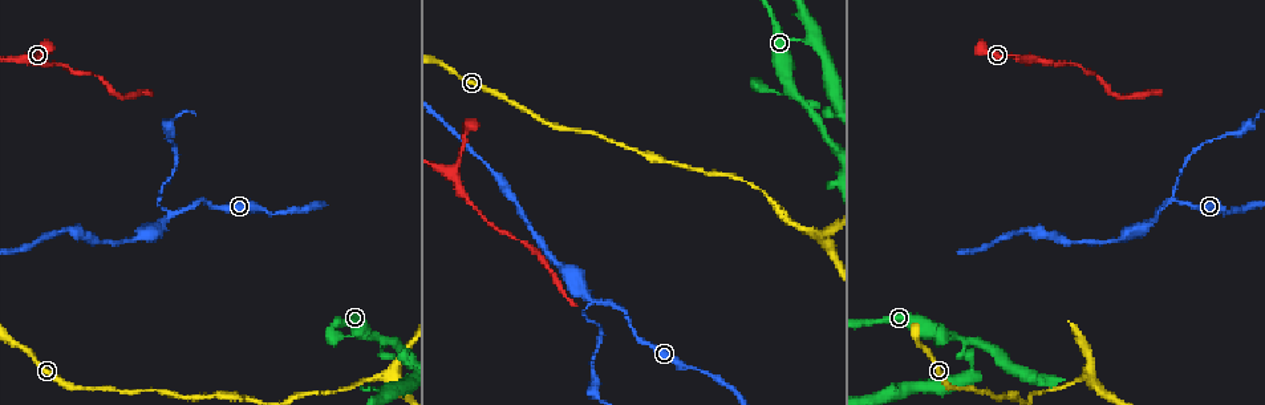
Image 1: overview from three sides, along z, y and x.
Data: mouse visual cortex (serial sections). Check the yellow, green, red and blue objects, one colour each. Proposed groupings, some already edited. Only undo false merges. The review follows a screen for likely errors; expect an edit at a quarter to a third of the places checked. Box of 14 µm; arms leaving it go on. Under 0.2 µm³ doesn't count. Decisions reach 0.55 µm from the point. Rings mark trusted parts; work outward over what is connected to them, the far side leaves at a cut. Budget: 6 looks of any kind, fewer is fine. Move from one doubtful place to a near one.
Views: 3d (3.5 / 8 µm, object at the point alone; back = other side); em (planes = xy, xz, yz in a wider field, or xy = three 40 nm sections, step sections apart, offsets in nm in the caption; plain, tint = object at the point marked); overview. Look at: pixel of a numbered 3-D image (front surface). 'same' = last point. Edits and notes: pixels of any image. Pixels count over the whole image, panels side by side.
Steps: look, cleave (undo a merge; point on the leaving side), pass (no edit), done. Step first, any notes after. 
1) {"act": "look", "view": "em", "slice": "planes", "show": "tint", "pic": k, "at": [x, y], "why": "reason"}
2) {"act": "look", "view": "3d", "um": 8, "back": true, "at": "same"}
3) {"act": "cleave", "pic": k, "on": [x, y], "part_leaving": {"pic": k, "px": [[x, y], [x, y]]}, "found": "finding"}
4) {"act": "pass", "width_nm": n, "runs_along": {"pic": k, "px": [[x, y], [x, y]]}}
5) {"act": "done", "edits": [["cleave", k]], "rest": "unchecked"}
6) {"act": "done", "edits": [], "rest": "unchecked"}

{"act": "look", "view": "3d", "um": 3.5, "pic": 1, "at": [1028, 58], "why": "calibre changes"}

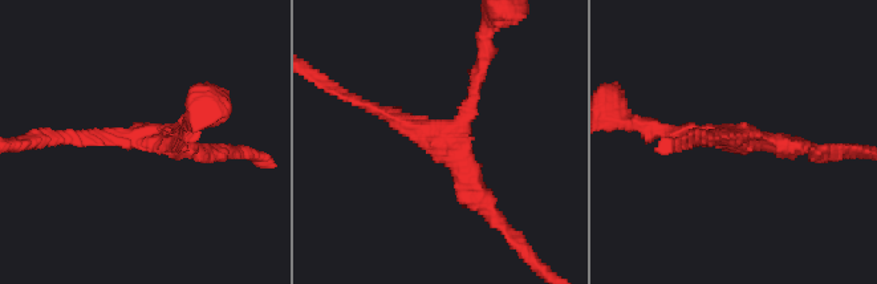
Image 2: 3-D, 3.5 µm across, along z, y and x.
{"act": "look", "view": "em", "slice": "xy", "step": 5, "show": "tint", "pic": 2, "at": [737, 136]}

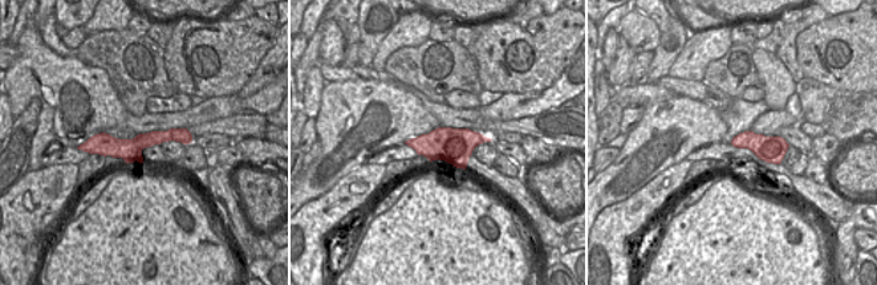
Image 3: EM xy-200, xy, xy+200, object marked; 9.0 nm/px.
{"act": "pass", "width_nm": 320, "runs_along": {"pic": 3, "px": [[189, 138], [88, 149]]}, "found": "one cell here"}

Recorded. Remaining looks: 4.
{"act": "look", "view": "3d", "um": 3.5, "pic": 1, "at": [173, 213], "why": "a fork"}

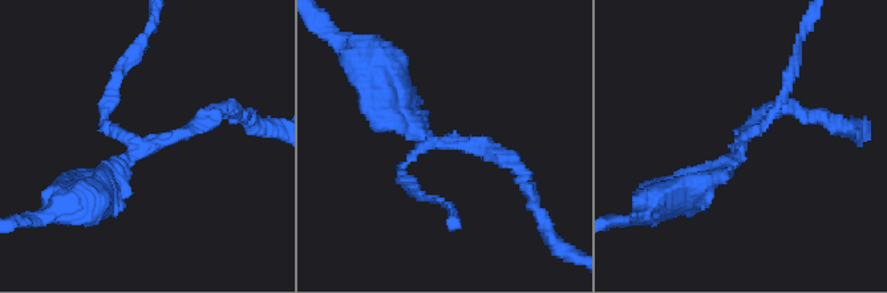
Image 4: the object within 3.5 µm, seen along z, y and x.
{"act": "cleave", "pic": 4, "on": [104, 114], "arm_widths_nm": [150, 150, 250], "found": "a second cell is stuck on"}

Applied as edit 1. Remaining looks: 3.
{"act": "look", "view": "3d", "um": 8, "pic": 1, "at": [381, 342], "why": "branch point"}

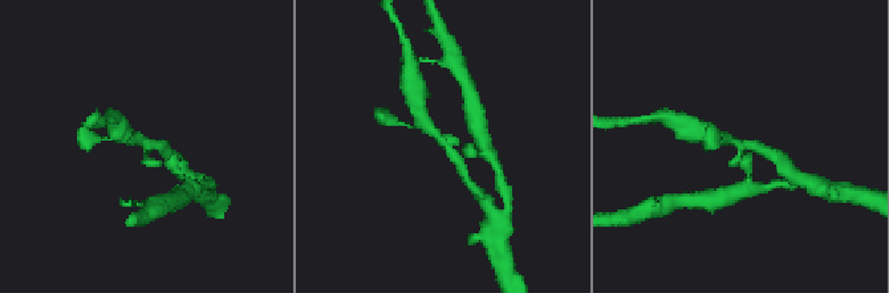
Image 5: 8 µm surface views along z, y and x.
{"act": "look", "view": "3d", "um": 3.5, "pic": 5, "at": [445, 145], "why": "zoom in"}

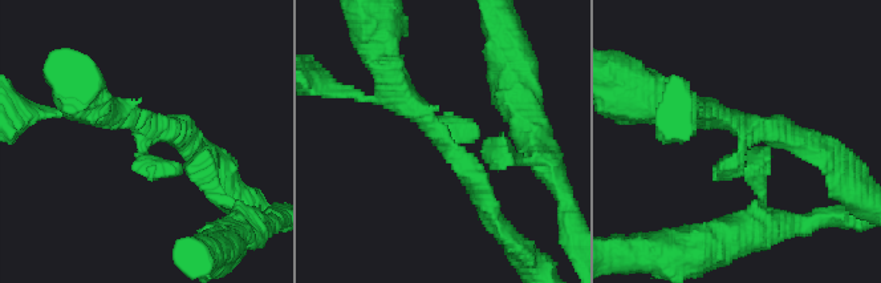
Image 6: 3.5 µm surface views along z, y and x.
{"act": "look", "view": "em", "slice": "xy", "step": 5, "show": "tint", "pic": 6, "at": [145, 131]}

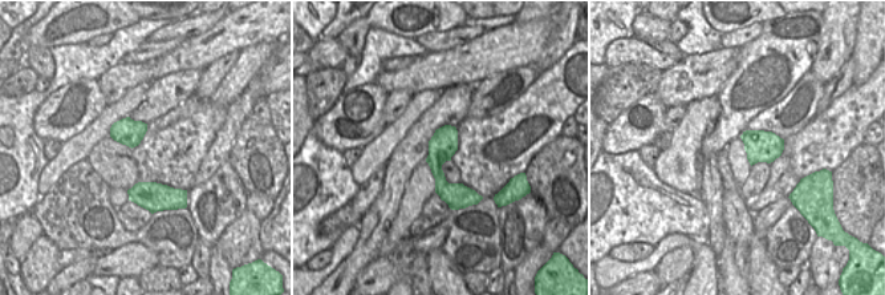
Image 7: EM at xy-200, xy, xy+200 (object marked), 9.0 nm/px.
{"act": "pass", "found": "continuous, no second cell"}

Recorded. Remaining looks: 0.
{"act": "done", "edits": [["cleave", 4]], "rest": "unchecked"}

